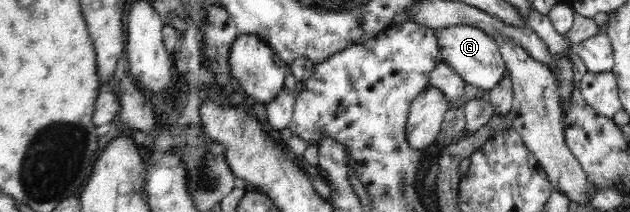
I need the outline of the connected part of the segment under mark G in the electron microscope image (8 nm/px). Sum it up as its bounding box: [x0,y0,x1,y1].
[435,23,505,91]

